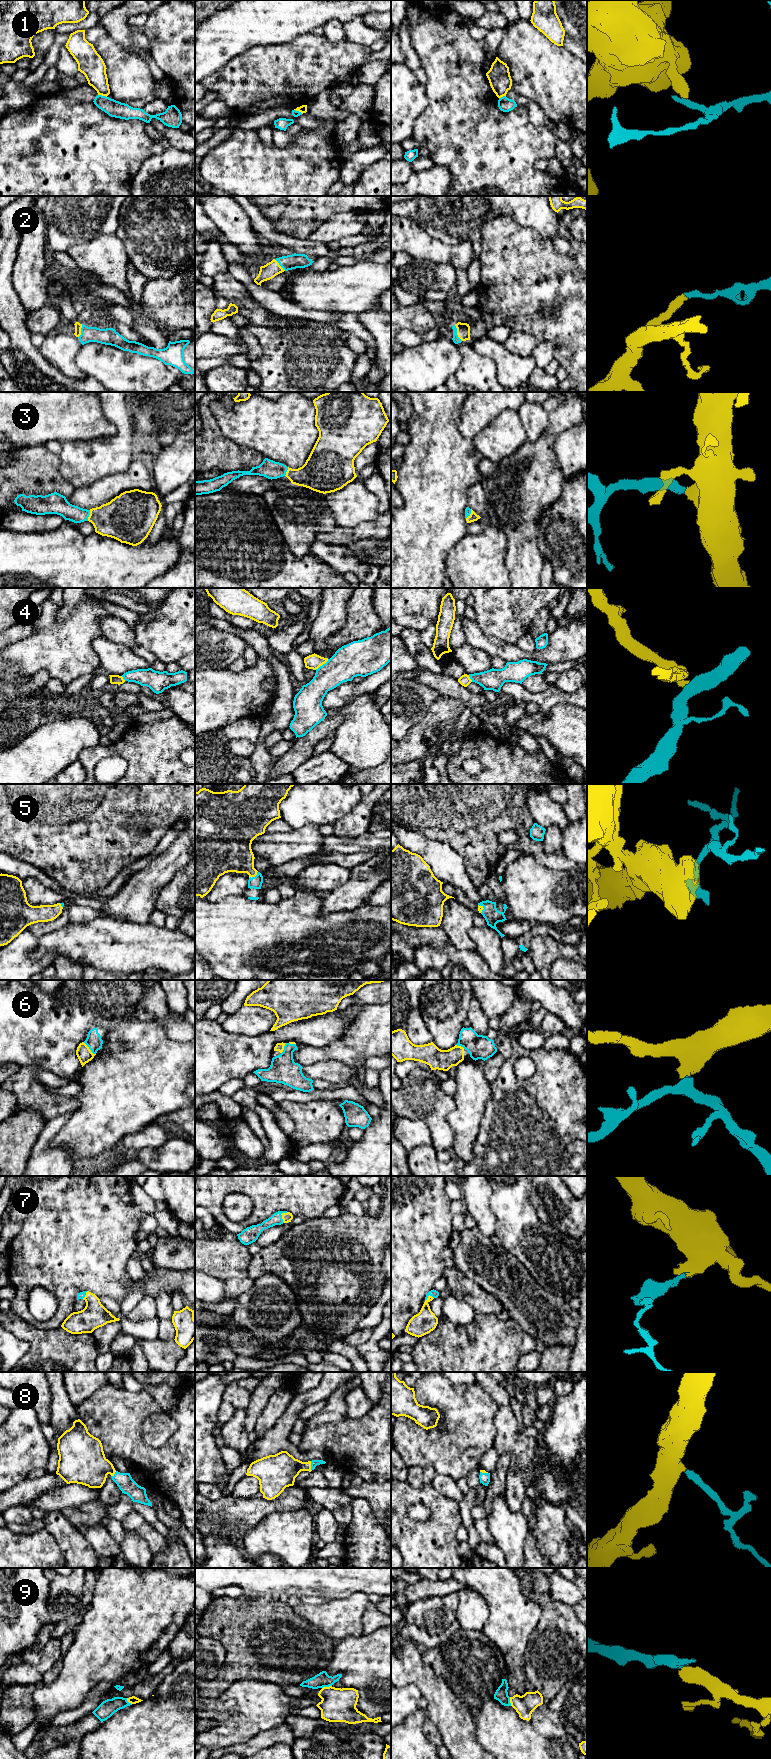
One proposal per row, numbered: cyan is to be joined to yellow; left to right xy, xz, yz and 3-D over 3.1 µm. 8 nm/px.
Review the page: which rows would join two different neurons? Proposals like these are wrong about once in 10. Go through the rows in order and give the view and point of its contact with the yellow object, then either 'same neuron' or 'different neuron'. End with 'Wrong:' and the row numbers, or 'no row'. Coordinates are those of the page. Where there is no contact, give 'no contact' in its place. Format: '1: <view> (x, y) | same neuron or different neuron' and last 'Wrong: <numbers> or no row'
1: xy (102, 95) | different neuron
2: yz (457, 333) | same neuron
3: xy (89, 515) | same neuron
4: xz (321, 665) | different neuron
5: xz (254, 876) | same neuron
6: xy (89, 1049) | same neuron
7: xz (281, 1214) | same neuron
8: xz (310, 1466) | same neuron
9: xz (326, 1687) | different neuron
Wrong: 1, 4, 9

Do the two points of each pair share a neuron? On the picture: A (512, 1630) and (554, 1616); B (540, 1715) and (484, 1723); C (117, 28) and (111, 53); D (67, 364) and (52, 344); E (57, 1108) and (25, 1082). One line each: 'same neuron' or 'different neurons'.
A: different neurons
B: same neuron
C: different neurons
D: same neuron
E: same neuron

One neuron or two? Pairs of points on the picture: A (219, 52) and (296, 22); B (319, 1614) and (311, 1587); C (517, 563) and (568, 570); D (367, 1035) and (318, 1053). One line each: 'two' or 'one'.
A: one
B: two
C: two
D: one

